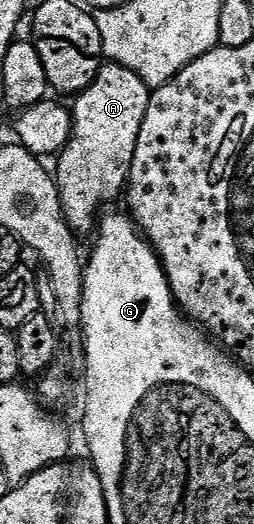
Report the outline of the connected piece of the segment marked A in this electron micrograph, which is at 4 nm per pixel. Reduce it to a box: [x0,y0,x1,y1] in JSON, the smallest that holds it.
[54,62,150,232]

